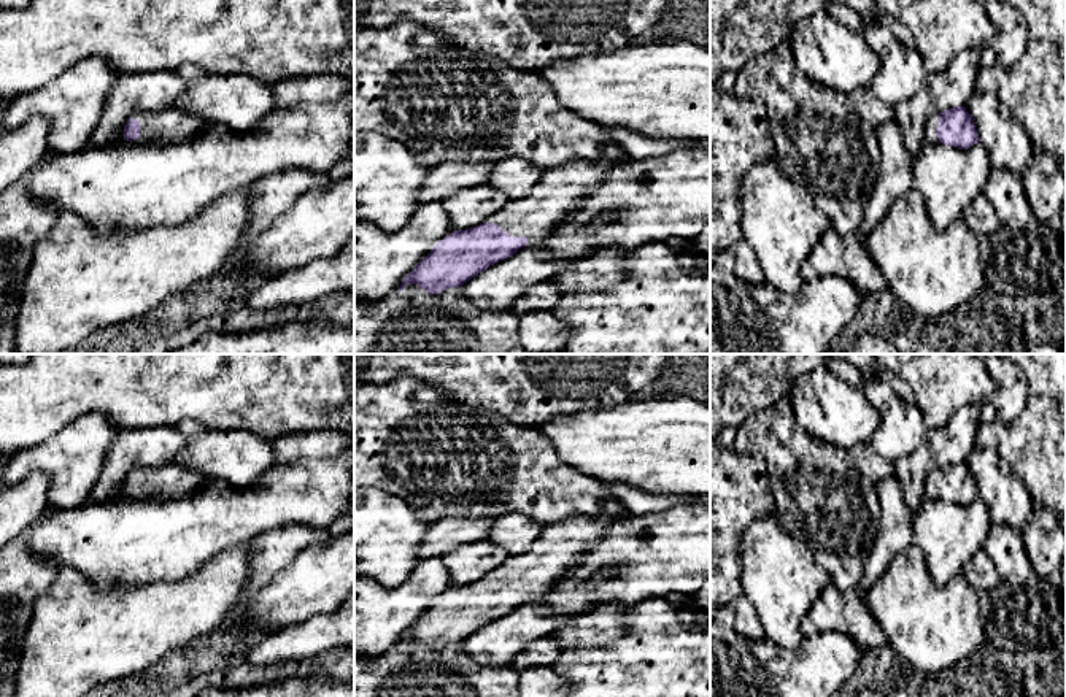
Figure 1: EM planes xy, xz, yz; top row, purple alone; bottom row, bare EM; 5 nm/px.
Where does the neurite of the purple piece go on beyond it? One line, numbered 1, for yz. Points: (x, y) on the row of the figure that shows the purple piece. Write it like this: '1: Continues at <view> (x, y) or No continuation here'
1: No continuation here

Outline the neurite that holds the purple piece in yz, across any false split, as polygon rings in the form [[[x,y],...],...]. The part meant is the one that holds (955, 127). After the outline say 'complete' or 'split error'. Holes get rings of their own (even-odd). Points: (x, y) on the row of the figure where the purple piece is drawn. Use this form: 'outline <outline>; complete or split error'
outline [[[953,106],[937,114],[936,137],[942,144],[958,149],[979,143],[975,125],[964,106]]]; complete

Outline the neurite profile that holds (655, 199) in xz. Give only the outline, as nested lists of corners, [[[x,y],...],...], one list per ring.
[[[678,148],[662,156],[616,164],[604,183],[585,195],[577,210],[551,230],[553,243],[545,248],[543,256],[581,259],[605,249],[634,252],[672,238],[691,241],[707,224],[710,224],[710,152]],[[599,214],[612,214],[613,219],[602,229],[588,230],[586,224]]]

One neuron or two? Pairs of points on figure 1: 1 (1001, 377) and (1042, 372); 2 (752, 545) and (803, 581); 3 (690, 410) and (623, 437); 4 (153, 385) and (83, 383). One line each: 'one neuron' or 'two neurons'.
1: two neurons
2: one neuron
3: one neuron
4: one neuron

